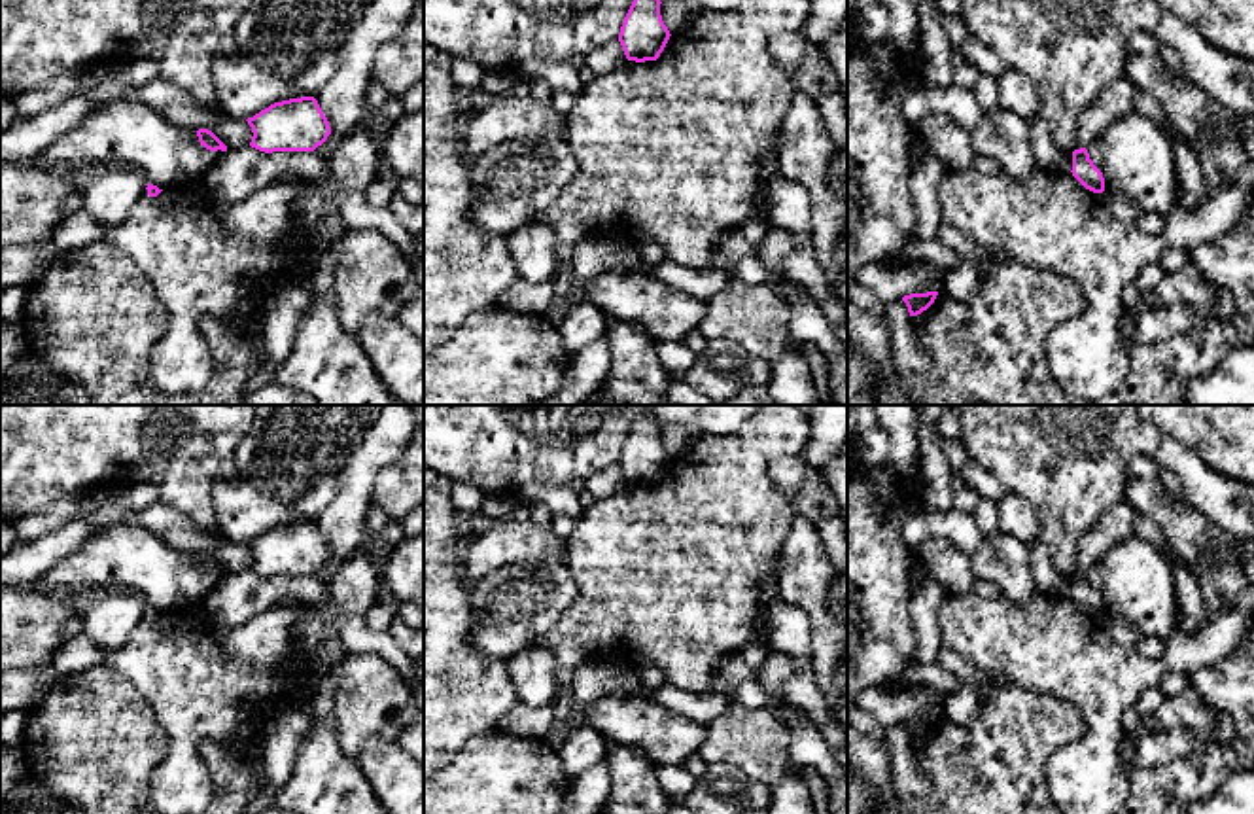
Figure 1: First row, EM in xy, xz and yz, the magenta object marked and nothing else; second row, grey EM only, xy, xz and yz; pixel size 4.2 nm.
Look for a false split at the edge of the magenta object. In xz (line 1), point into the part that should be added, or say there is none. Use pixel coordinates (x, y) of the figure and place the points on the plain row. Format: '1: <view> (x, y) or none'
1: none

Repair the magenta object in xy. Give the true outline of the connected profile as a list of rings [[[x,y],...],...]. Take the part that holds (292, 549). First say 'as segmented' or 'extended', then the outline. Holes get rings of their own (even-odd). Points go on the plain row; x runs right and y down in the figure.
as segmented | [[[314,521],[274,526],[253,541],[250,570],[272,575],[314,575],[331,558],[327,541]]]

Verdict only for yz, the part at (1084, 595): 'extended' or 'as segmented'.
as segmented

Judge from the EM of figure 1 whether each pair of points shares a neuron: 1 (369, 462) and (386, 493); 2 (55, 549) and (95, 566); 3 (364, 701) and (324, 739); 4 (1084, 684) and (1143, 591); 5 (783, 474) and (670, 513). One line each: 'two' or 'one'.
1: two
2: two
3: two
4: two
5: two

